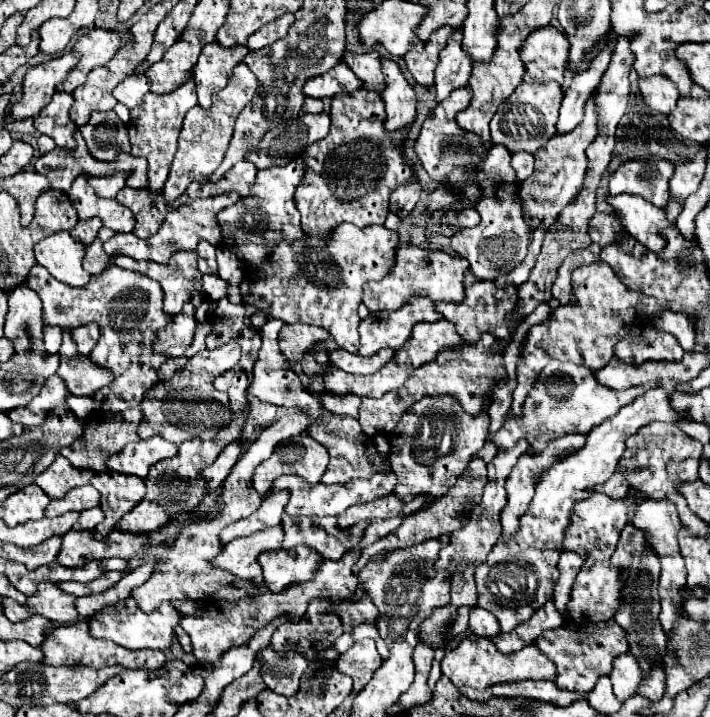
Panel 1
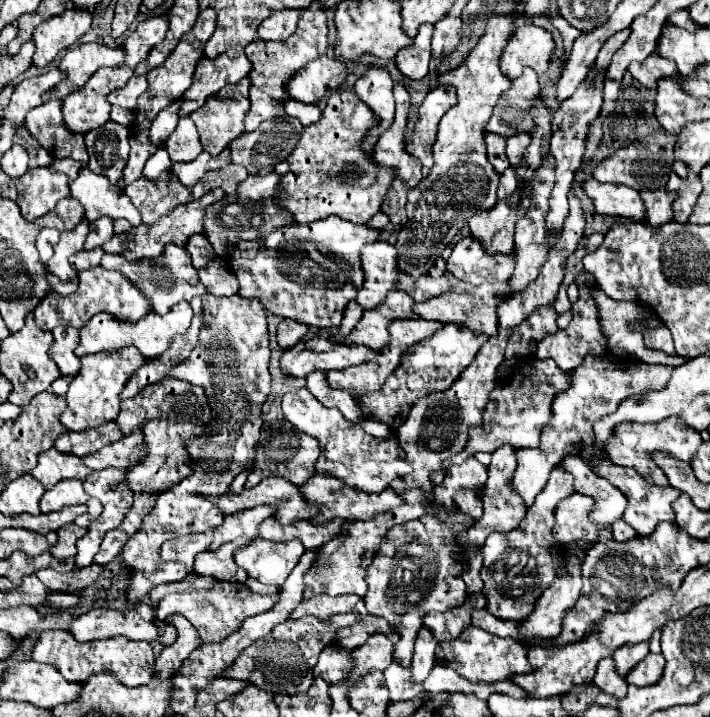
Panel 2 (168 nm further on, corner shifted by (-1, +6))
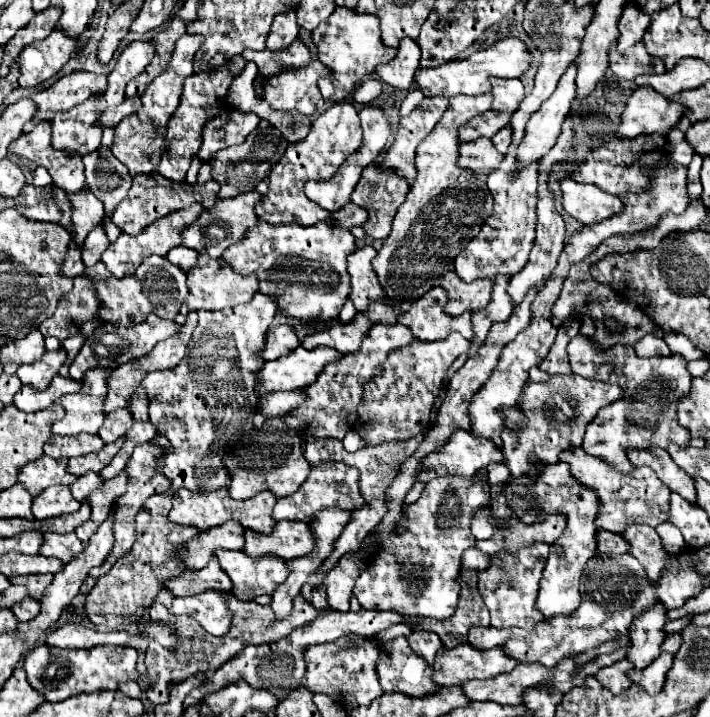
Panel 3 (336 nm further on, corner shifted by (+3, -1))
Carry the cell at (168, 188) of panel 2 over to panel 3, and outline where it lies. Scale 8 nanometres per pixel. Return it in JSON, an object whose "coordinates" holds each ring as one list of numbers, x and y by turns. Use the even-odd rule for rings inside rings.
{"coordinates":[[157,173,137,175,137,177,133,177,133,187,131,187,129,195,115,209,113,223,117,227,121,227,121,231,125,231,129,235,137,235,149,223,153,223,153,221,157,221,157,219,161,219,161,217,165,217,165,215,169,215,173,211,189,207,191,203,199,203,205,209,211,209,215,205,215,201,217,201,217,193,219,193,219,185,215,181,207,181,207,183,203,183,203,187,199,187,199,185,191,187,191,185,183,185,183,183,163,179]]}

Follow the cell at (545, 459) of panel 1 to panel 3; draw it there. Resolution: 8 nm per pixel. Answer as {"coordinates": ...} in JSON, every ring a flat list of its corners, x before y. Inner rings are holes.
{"coordinates":[[555,375,549,381,527,381,523,385,519,397,519,409,523,411,527,423,519,429,503,427,503,455,505,465,509,467,513,477,521,475,535,475,533,465,529,463,529,455,537,455,543,463,551,465,559,461,559,453,565,451,569,445,581,445,585,427,597,415,597,411,609,403,623,399,623,389,619,385,609,385,603,381,587,381,579,375]]}

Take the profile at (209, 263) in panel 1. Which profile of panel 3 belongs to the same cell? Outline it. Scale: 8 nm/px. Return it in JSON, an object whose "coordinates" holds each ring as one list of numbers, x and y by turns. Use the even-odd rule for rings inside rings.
{"coordinates":[[179,245,179,247,173,247,173,249,167,253,167,261,169,261,169,263,175,263,175,265,181,267,183,271,189,271,189,269,195,267,195,263,197,263,197,253,195,253,193,249,189,249,189,247]]}

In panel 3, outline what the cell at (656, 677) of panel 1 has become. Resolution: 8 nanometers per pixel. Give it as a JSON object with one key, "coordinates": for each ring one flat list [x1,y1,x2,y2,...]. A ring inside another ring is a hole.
{"coordinates":[[661,653,645,669,629,671,629,679,635,685,641,685,649,695,655,695,663,689,663,679,667,677,667,671,671,669,671,665,673,665,673,655,671,653]]}

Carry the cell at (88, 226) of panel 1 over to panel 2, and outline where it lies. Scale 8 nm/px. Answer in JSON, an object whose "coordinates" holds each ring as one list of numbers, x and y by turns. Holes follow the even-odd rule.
{"coordinates":[[101,216,99,220,89,224,85,250,91,250,91,248,97,248,97,246,105,244,111,236,113,236,113,220,107,218,107,216]]}

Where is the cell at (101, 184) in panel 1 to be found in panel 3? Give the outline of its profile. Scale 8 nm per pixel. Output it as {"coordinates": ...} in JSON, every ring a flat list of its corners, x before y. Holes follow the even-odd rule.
{"coordinates":[[183,35,175,45,175,51,173,51,173,57,169,61,167,69,151,81,145,95,141,97,143,107,137,113,125,117,117,125,111,153,129,169,131,177,135,177,139,173,153,173,153,169,157,167,159,157,161,157,161,149,163,149,163,141,165,141,167,121,171,119,171,115,175,113,175,109,179,105,183,81,193,73,193,55,201,45,203,45,201,35]]}

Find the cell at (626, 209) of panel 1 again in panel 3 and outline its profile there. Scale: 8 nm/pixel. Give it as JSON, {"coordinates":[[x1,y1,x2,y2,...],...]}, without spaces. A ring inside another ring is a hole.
{"coordinates":[[573,179,561,181,561,193,563,209,583,225,601,223,623,211,623,203,615,195,607,195,605,191,599,191,599,187,577,183]]}

